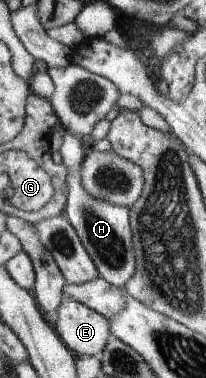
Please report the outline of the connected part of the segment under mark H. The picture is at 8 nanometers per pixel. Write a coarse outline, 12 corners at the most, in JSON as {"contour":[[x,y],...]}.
{"contour":[[66,130],[65,214],[100,277],[122,289],[137,266],[131,208],[88,193],[87,155]]}

